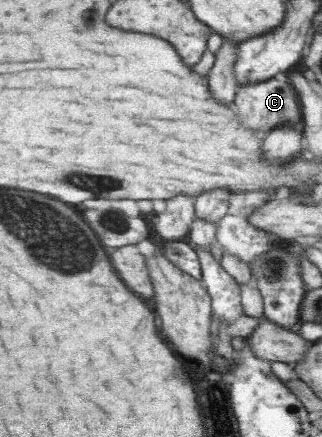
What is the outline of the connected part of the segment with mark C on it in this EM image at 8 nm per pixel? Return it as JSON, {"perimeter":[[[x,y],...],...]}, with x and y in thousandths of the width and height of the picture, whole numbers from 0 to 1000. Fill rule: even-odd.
{"perimeter":[[[876,174],[848,176],[826,185],[798,185],[795,190],[758,192],[755,197],[742,199],[727,236],[745,252],[745,270],[755,270],[761,288],[773,288],[773,293],[792,293],[792,297],[817,297],[817,302],[829,302],[829,297],[842,297],[842,293],[854,293],[854,288],[885,288],[885,279],[898,279],[898,284],[910,284],[910,288],[922,284],[916,291],[944,291],[932,222],[922,220],[922,211],[913,206],[913,199],[901,195],[894,183]]]}

